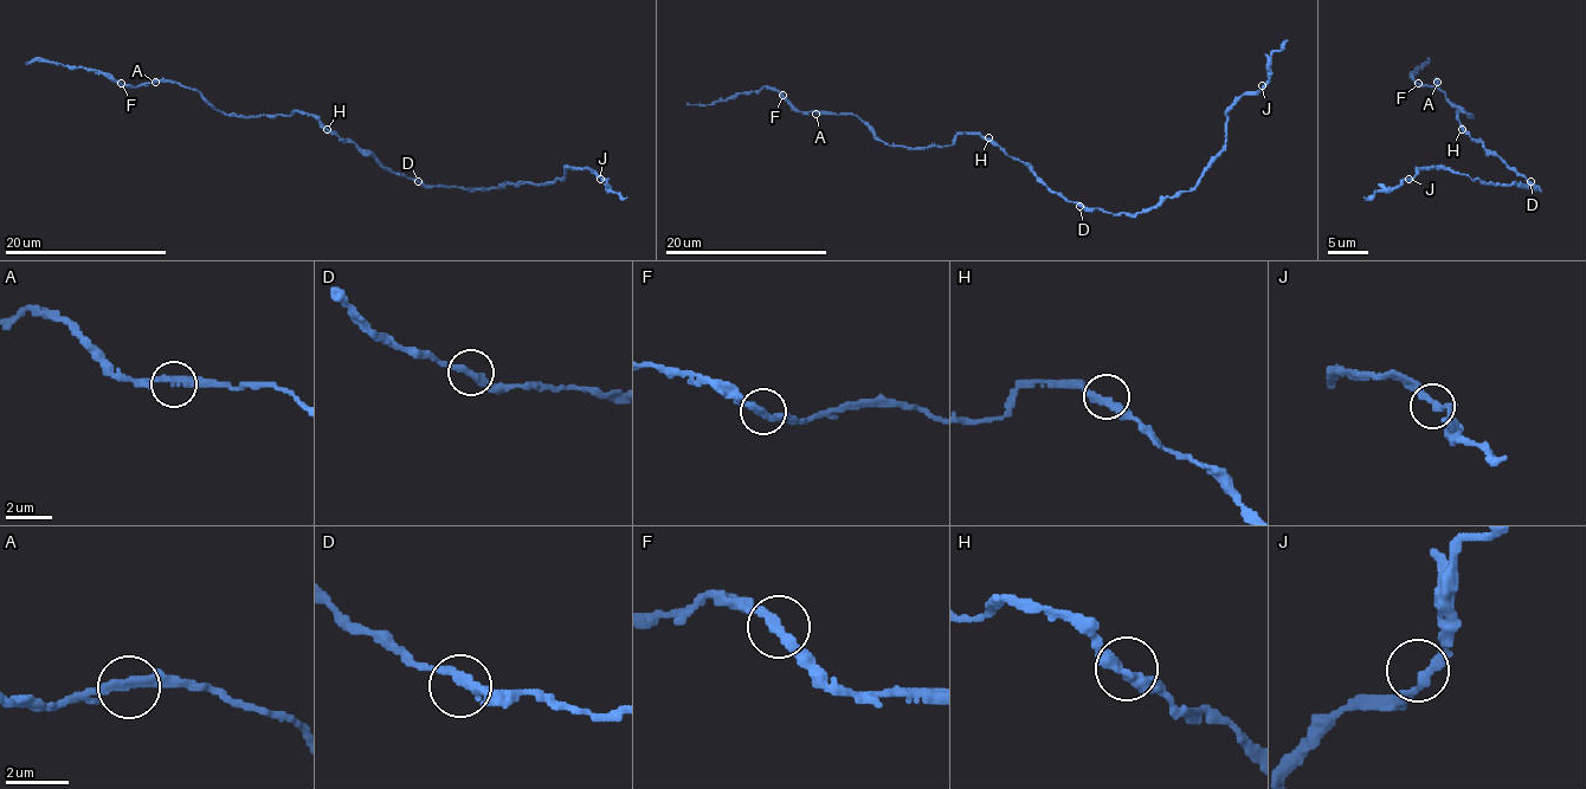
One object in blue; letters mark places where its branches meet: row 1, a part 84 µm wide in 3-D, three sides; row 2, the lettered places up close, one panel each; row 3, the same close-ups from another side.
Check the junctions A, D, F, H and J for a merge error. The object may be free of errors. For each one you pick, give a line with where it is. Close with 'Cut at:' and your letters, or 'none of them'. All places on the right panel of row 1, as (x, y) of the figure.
Cut at: none of them

